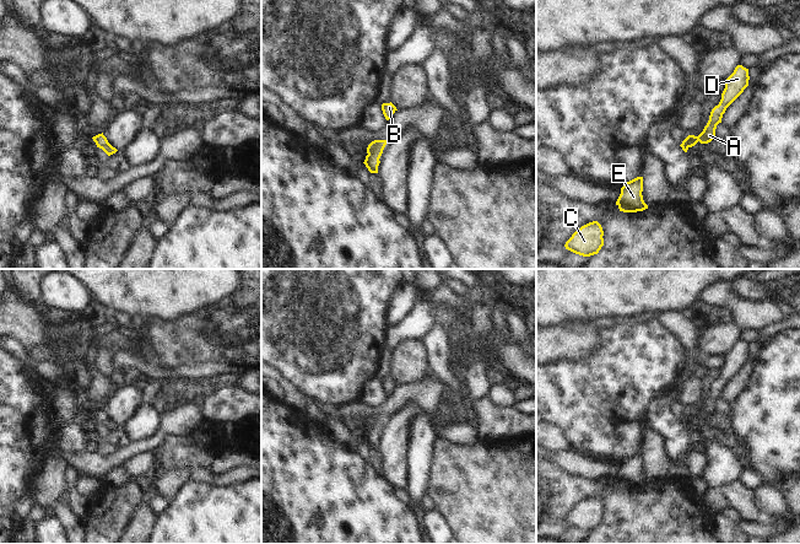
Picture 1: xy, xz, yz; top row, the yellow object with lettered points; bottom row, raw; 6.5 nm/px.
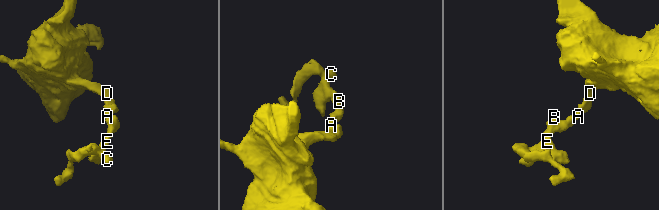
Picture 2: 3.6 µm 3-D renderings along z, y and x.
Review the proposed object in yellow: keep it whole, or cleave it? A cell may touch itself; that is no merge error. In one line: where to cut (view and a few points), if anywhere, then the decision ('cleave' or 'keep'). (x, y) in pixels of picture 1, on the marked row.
cut none; keep

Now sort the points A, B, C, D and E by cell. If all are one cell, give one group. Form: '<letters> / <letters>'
A B C D E

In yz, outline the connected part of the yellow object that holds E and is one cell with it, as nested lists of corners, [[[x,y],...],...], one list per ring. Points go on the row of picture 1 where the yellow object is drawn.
[[[637,177],[627,182],[621,188],[621,194],[616,201],[620,211],[637,212],[648,209],[648,205],[643,200],[643,177]]]

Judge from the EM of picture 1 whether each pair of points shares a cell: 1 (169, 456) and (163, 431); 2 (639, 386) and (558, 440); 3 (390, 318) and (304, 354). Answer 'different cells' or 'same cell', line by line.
1: different cells
2: different cells
3: different cells

